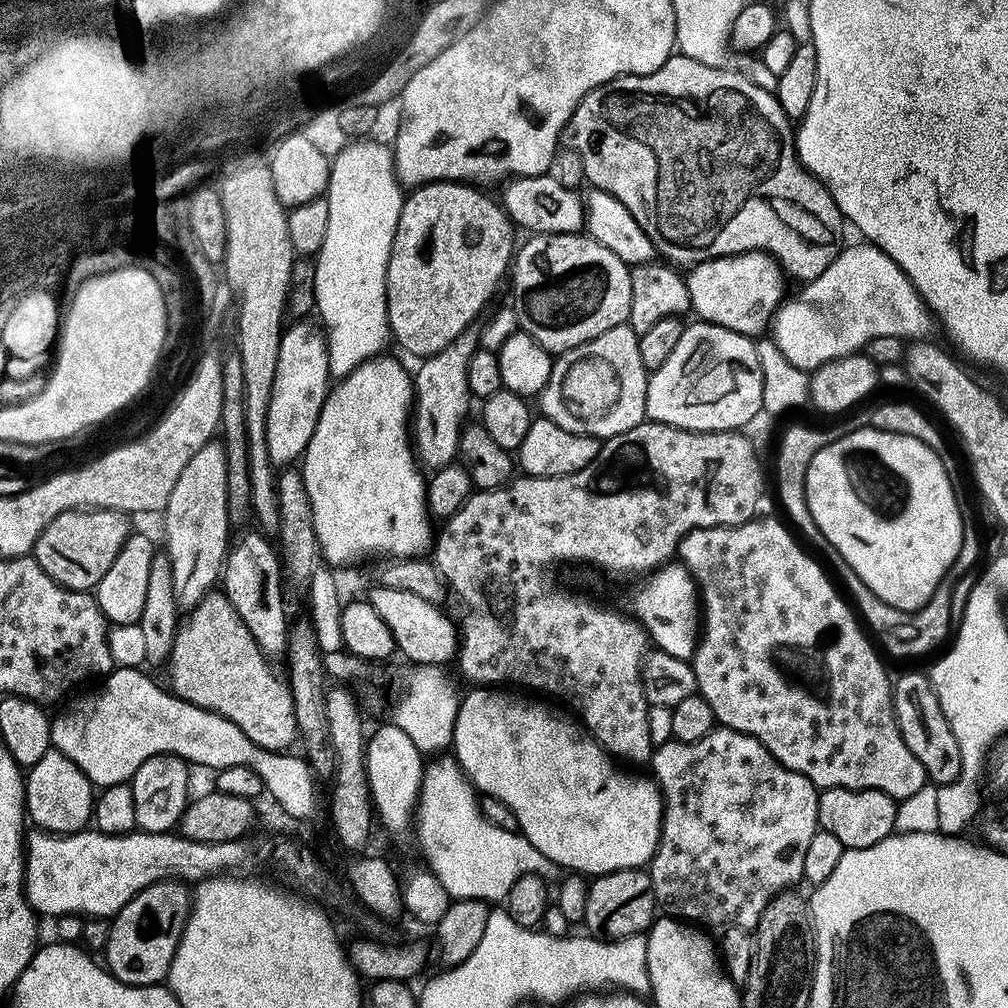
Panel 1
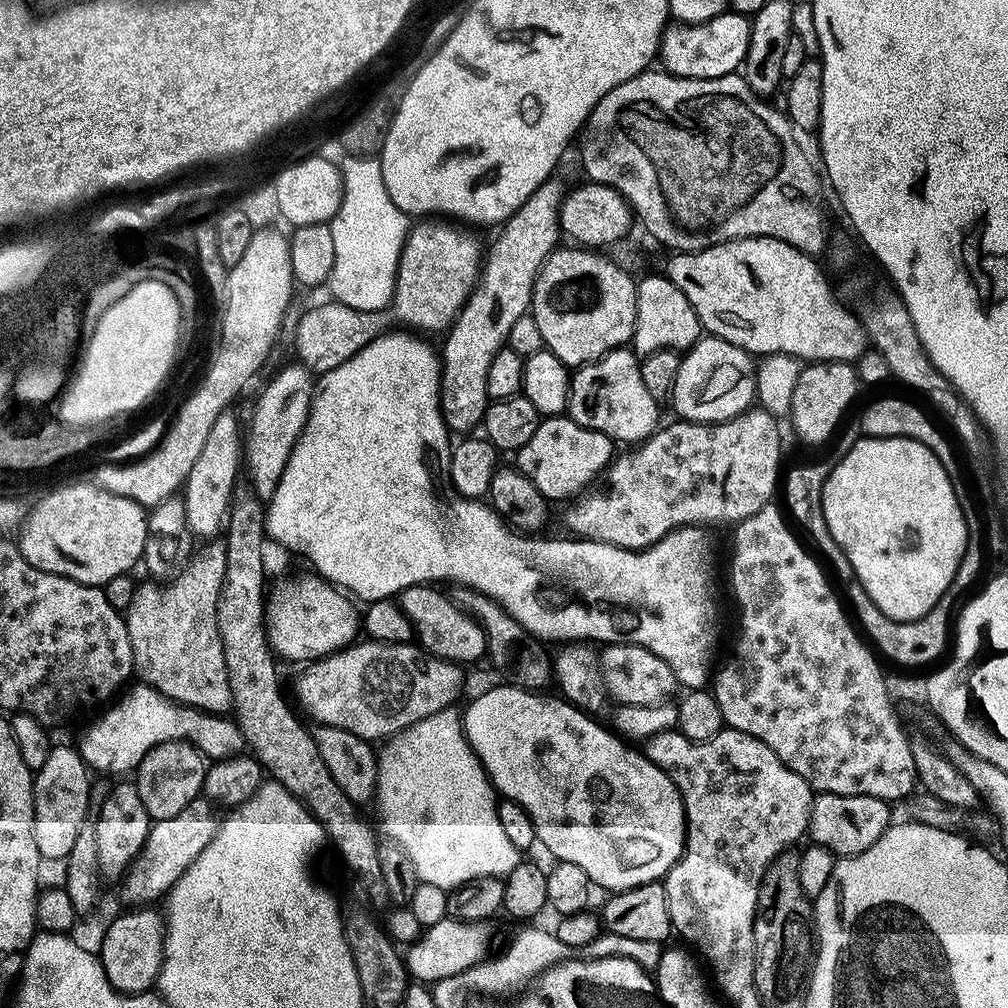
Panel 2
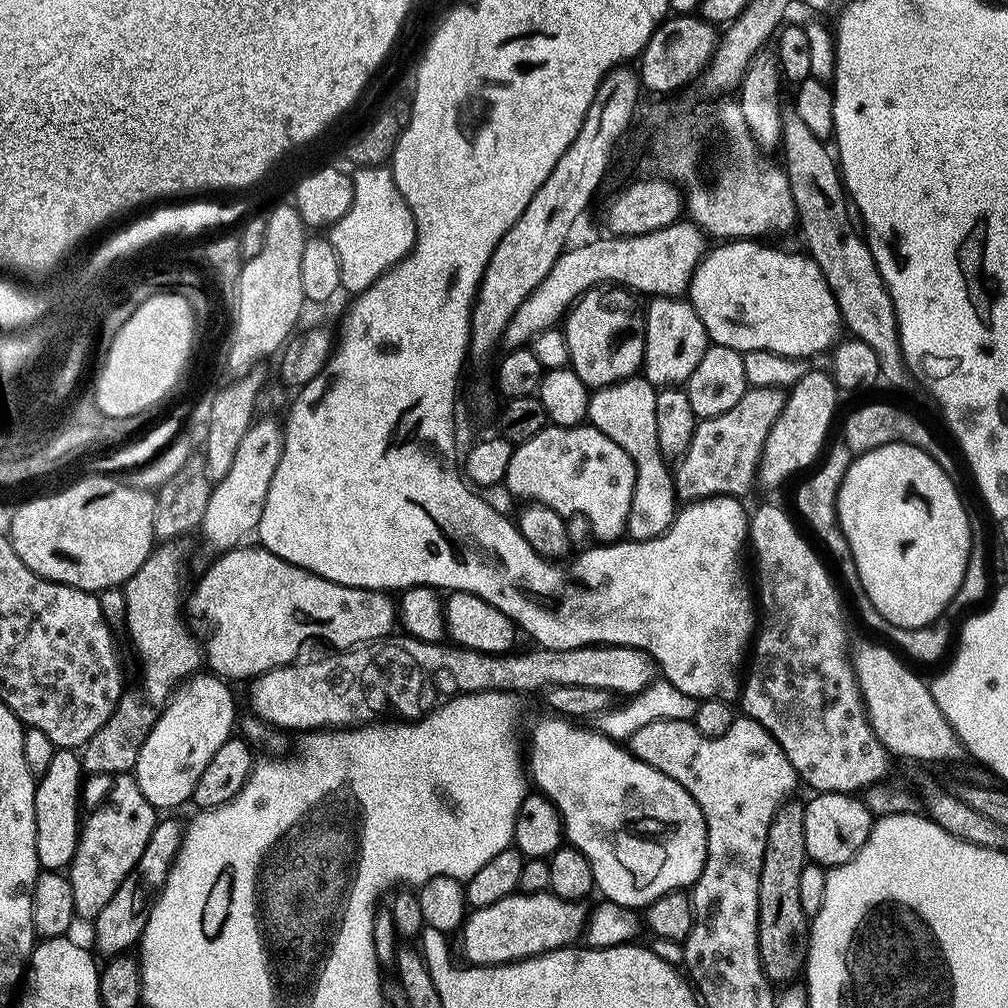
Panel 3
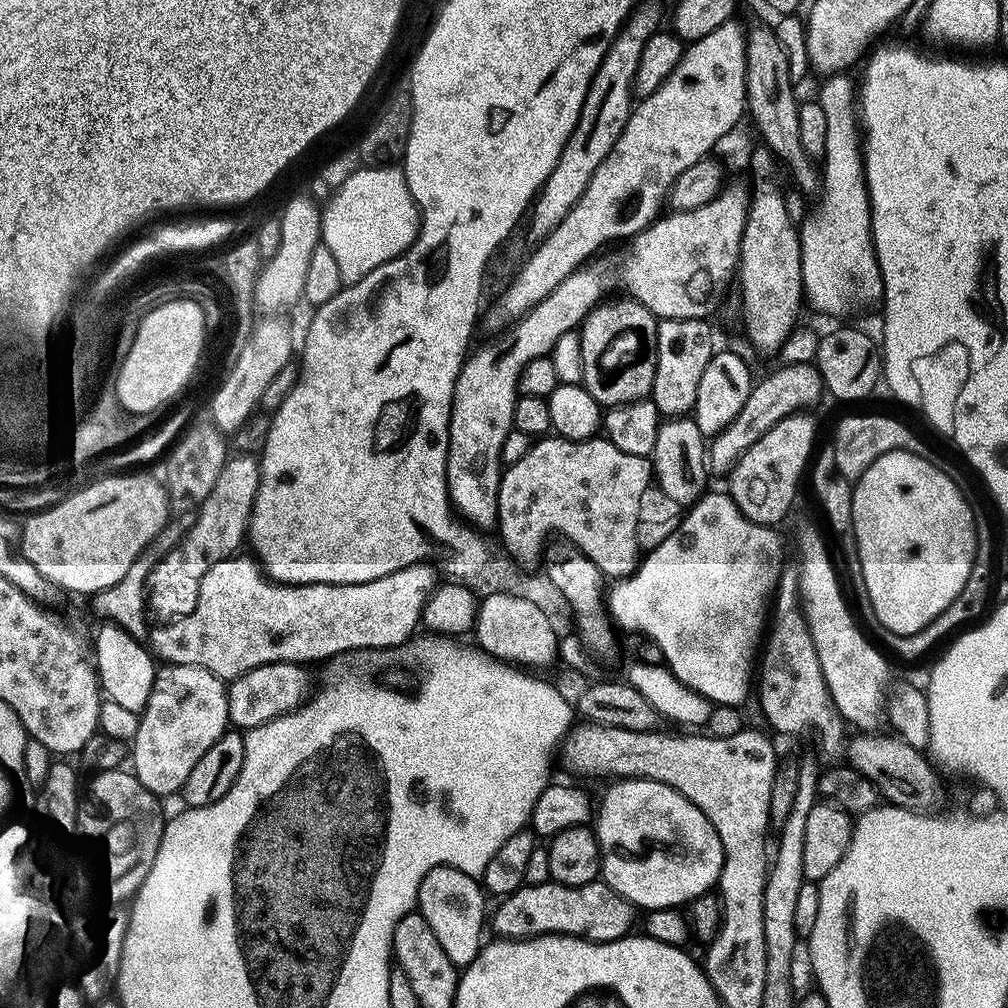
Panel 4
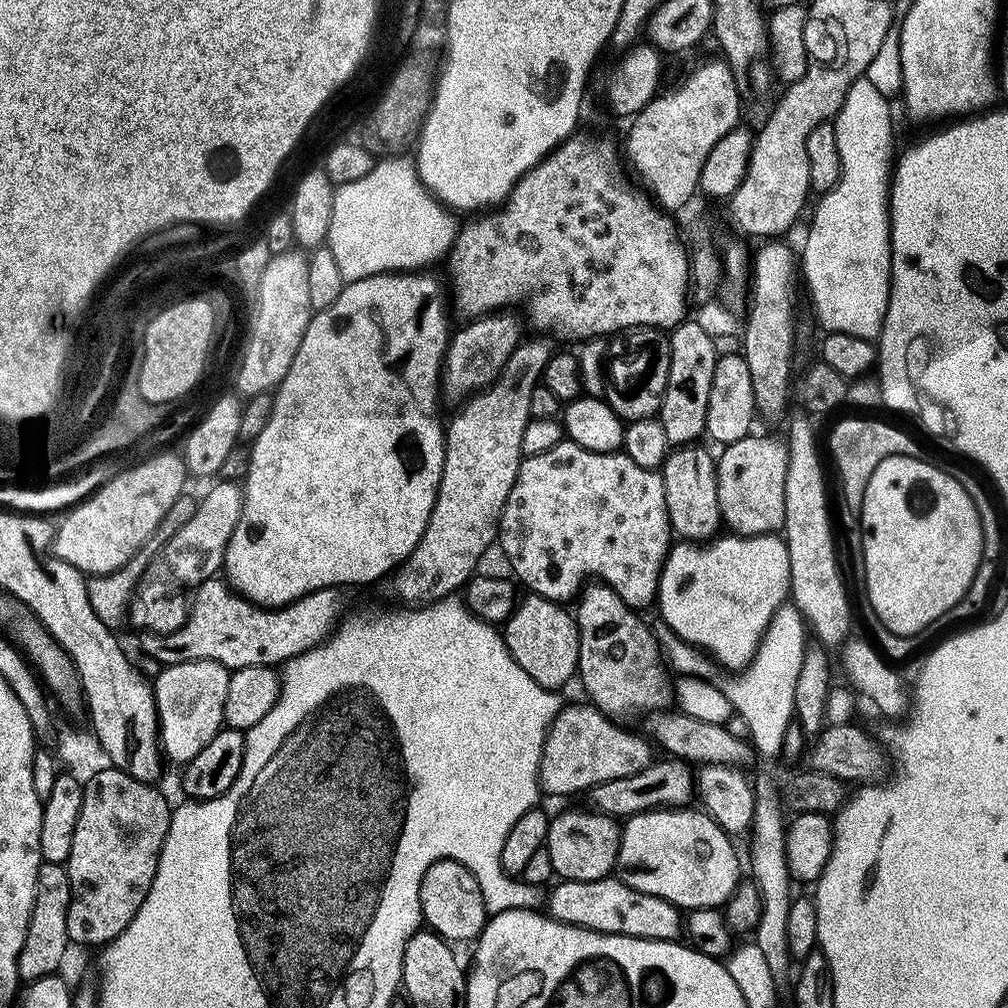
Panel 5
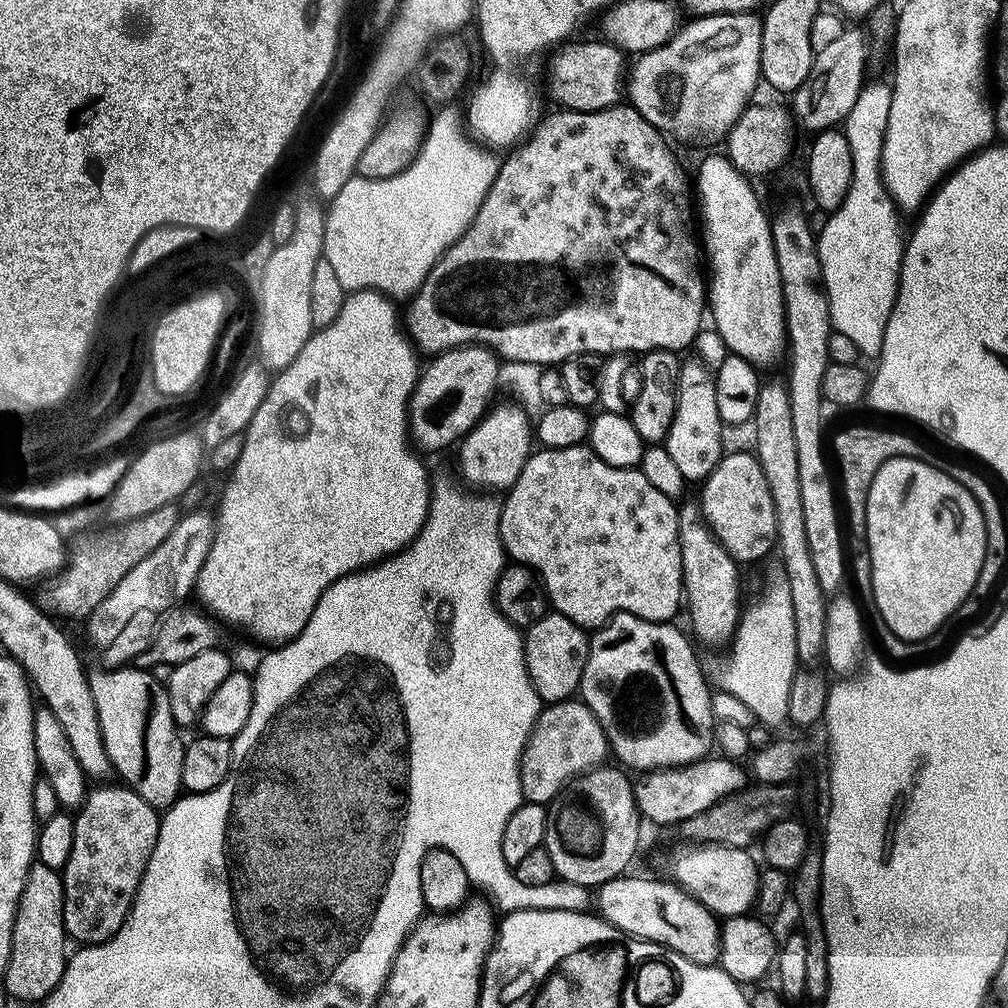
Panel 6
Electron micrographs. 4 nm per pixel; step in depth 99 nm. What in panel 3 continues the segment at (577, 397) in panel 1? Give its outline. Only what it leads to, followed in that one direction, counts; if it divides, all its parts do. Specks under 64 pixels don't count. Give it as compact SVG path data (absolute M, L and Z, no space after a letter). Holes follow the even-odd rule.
M633 378L620 380L609 388L595 389L588 398L587 423L602 430L606 438L618 442L618 446L622 446L622 450L626 450L626 454L630 454L632 461L637 464L634 494L625 528L631 540L652 540L660 536L673 523L678 511L675 479L659 448L656 393L657 389L652 387L650 381Z

